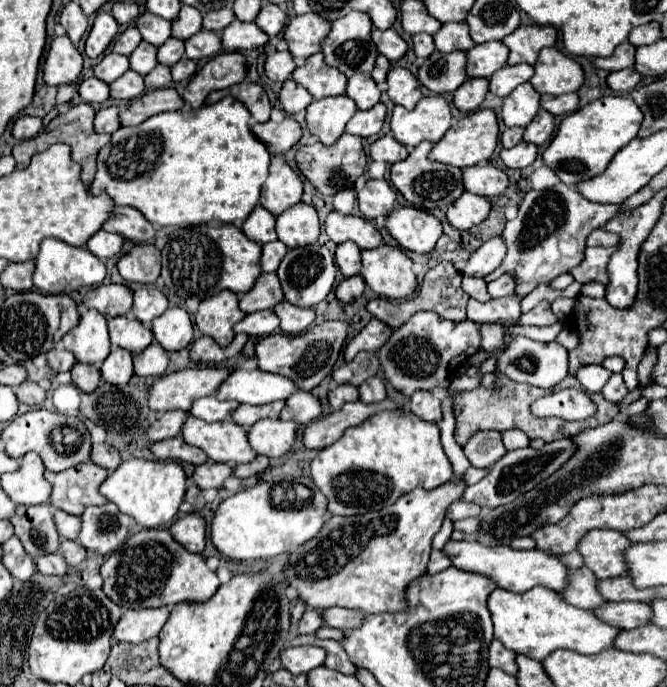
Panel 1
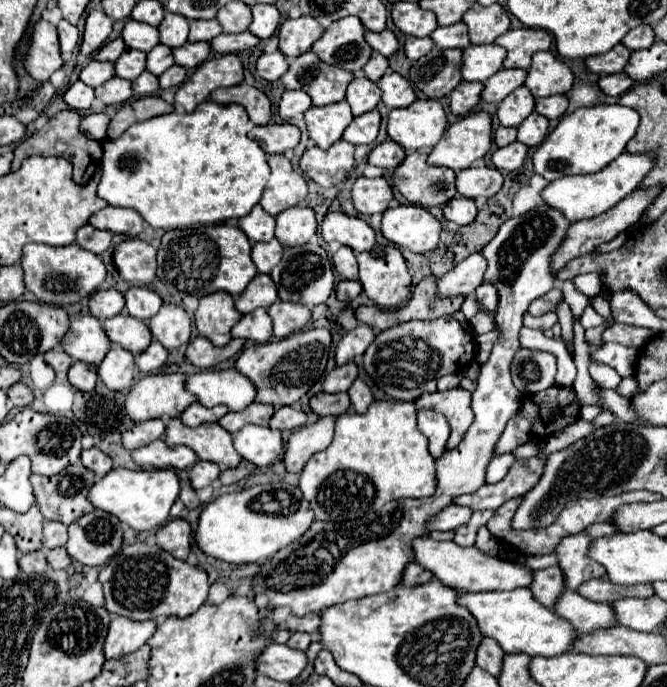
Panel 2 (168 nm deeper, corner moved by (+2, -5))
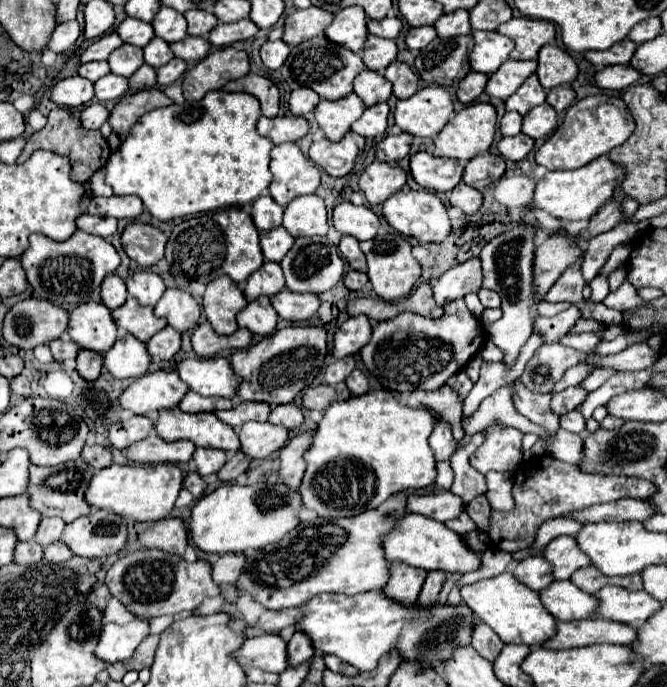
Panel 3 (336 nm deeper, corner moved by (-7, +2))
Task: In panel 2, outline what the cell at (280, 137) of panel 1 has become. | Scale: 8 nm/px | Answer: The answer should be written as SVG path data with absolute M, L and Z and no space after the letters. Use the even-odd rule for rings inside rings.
M268 123L264 127L254 127L250 137L268 153L286 153L300 143L300 129L290 123Z

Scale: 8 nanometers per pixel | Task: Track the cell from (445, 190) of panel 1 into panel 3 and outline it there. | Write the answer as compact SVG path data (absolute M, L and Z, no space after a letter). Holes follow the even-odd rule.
M417 152L411 156L411 176L425 190L449 192L463 178L463 164L453 158L437 158L429 152Z

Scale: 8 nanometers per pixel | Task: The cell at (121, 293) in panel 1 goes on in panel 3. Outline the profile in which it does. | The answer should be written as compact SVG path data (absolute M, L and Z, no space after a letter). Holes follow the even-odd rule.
M107 276L101 284L101 300L109 310L119 308L127 300L125 282L119 276Z

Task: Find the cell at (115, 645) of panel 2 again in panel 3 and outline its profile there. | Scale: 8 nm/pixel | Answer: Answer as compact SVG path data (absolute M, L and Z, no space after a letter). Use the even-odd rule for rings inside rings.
M135 618L127 624L105 624L99 636L97 658L107 664L129 660L137 646L149 636L149 620Z

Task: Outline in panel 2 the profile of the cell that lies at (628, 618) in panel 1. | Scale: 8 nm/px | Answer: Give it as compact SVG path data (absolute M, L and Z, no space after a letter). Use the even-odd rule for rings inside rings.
M568 589L564 591L564 595L560 595L560 603L556 603L554 611L562 619L568 619L572 627L576 625L580 633L614 627L618 623L610 605L584 599L576 591L568 591Z

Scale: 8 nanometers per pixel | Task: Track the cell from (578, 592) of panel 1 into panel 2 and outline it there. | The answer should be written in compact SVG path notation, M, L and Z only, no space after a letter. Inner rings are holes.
M552 565L552 567L546 567L546 569L538 569L538 571L532 571L532 587L528 587L534 595L534 599L552 609L558 595L566 589L564 587L564 575L560 571L558 565Z

